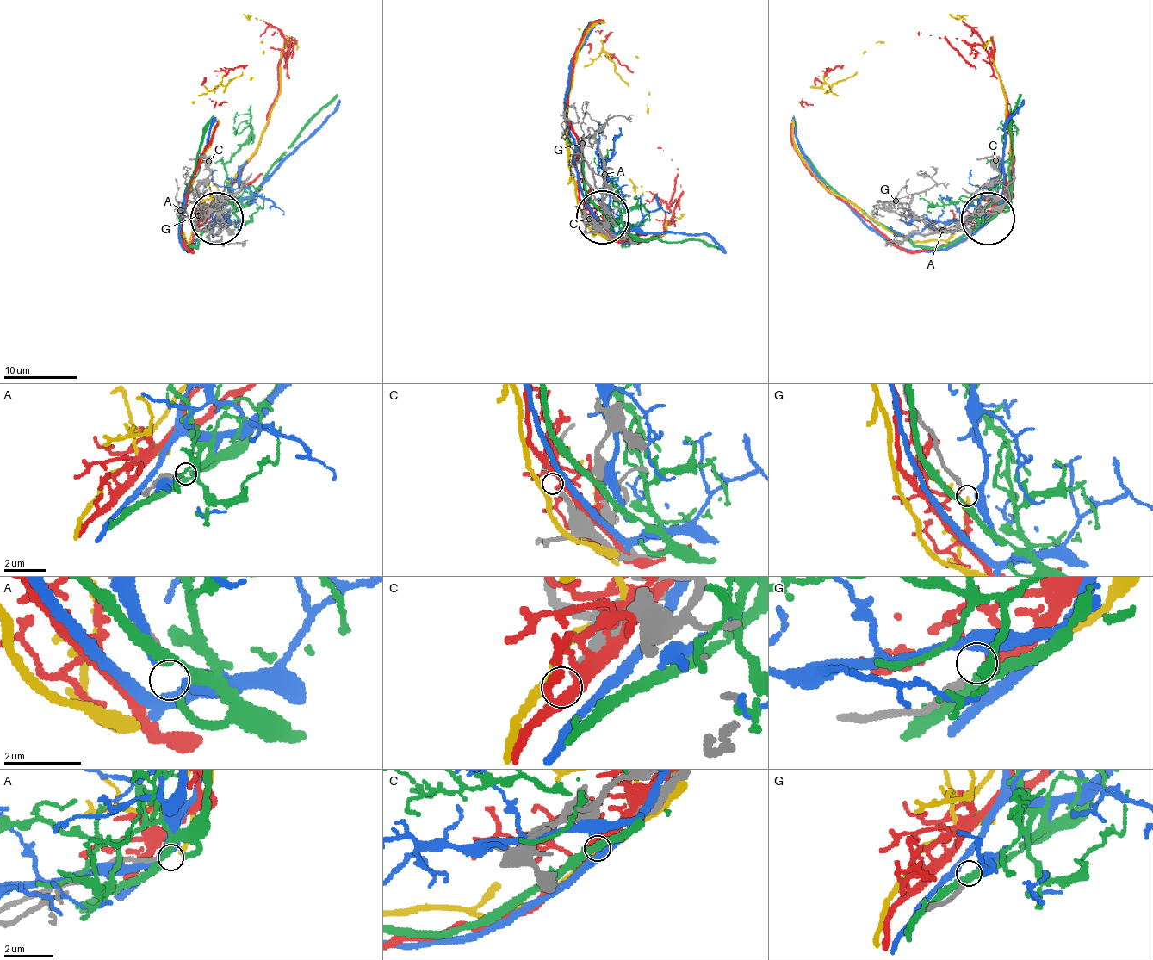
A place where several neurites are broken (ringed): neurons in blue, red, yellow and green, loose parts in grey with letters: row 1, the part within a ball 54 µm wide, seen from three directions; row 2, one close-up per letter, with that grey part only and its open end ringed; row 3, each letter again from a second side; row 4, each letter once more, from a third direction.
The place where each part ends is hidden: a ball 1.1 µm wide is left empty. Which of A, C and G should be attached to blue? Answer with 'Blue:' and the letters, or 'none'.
Blue: G

